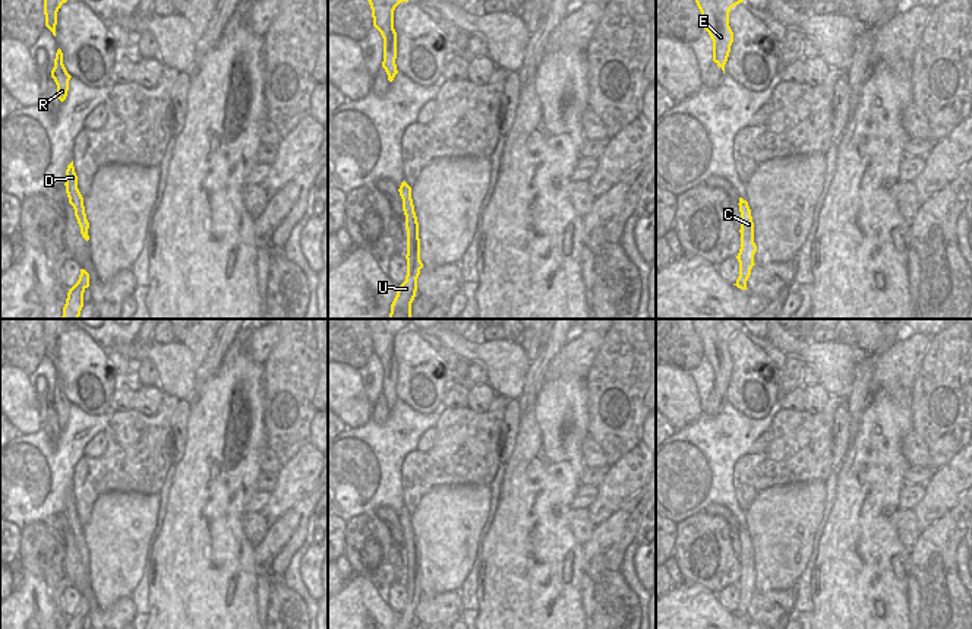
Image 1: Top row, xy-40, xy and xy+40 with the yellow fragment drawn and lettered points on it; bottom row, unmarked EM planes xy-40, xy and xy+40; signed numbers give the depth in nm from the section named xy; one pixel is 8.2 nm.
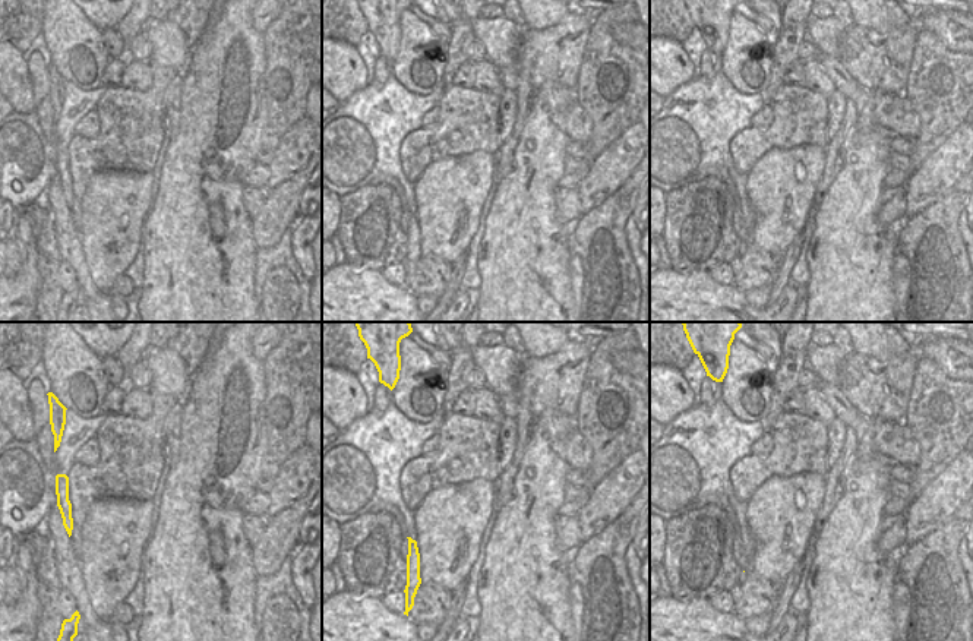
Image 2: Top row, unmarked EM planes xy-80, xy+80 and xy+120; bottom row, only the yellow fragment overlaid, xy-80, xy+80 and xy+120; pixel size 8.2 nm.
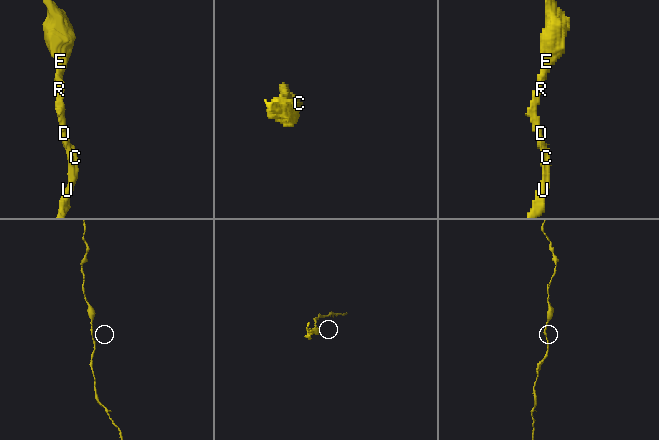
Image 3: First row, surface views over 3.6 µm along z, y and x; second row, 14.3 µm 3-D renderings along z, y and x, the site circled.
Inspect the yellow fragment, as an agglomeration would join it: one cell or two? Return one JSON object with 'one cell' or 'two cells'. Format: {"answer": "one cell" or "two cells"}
{"answer": "one cell"}

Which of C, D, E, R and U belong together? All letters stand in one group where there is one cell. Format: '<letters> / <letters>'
C D E R U

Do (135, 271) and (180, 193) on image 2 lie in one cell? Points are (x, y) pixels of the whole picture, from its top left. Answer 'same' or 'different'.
different

